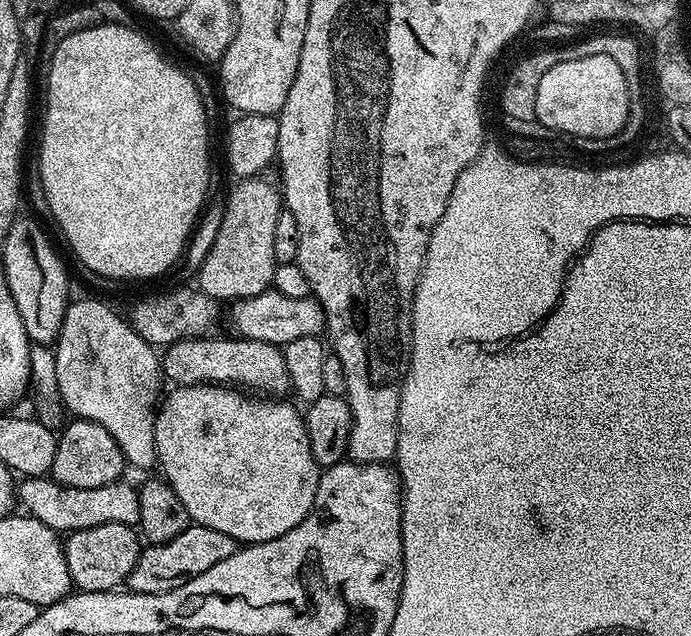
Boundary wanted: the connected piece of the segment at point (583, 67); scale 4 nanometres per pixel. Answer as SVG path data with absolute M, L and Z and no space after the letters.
M594 54L573 60L560 59L558 66L546 70L546 74L542 74L542 82L538 82L535 119L541 120L552 134L563 134L568 138L610 139L618 135L628 122L628 108L632 100L627 94L626 77L613 58Z

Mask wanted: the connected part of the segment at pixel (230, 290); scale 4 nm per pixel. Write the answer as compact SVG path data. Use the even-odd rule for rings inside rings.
M267 175L250 176L239 181L240 184L228 196L224 204L224 213L220 216L220 225L216 228L216 237L200 264L199 291L213 296L217 302L231 302L250 298L254 294L262 294L267 288L273 287L278 271L274 258L274 225L278 223L278 214L282 211L282 193L275 179L267 180Z

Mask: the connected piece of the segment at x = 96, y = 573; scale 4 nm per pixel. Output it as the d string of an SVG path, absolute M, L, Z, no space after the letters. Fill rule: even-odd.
M106 522L86 530L67 533L63 541L66 566L73 585L82 592L115 592L127 581L142 551L142 540L131 524Z

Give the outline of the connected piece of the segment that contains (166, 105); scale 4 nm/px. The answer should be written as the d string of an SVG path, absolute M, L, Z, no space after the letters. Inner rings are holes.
M101 22L93 28L78 30L78 34L62 38L62 42L55 45L51 52L48 105L44 108L44 133L40 136L40 184L44 187L44 200L61 234L68 239L73 254L100 276L113 276L116 280L148 280L151 276L170 271L184 252L184 243L196 224L196 215L208 192L208 116L204 113L204 100L195 82L178 65L171 64L142 33L124 24Z

